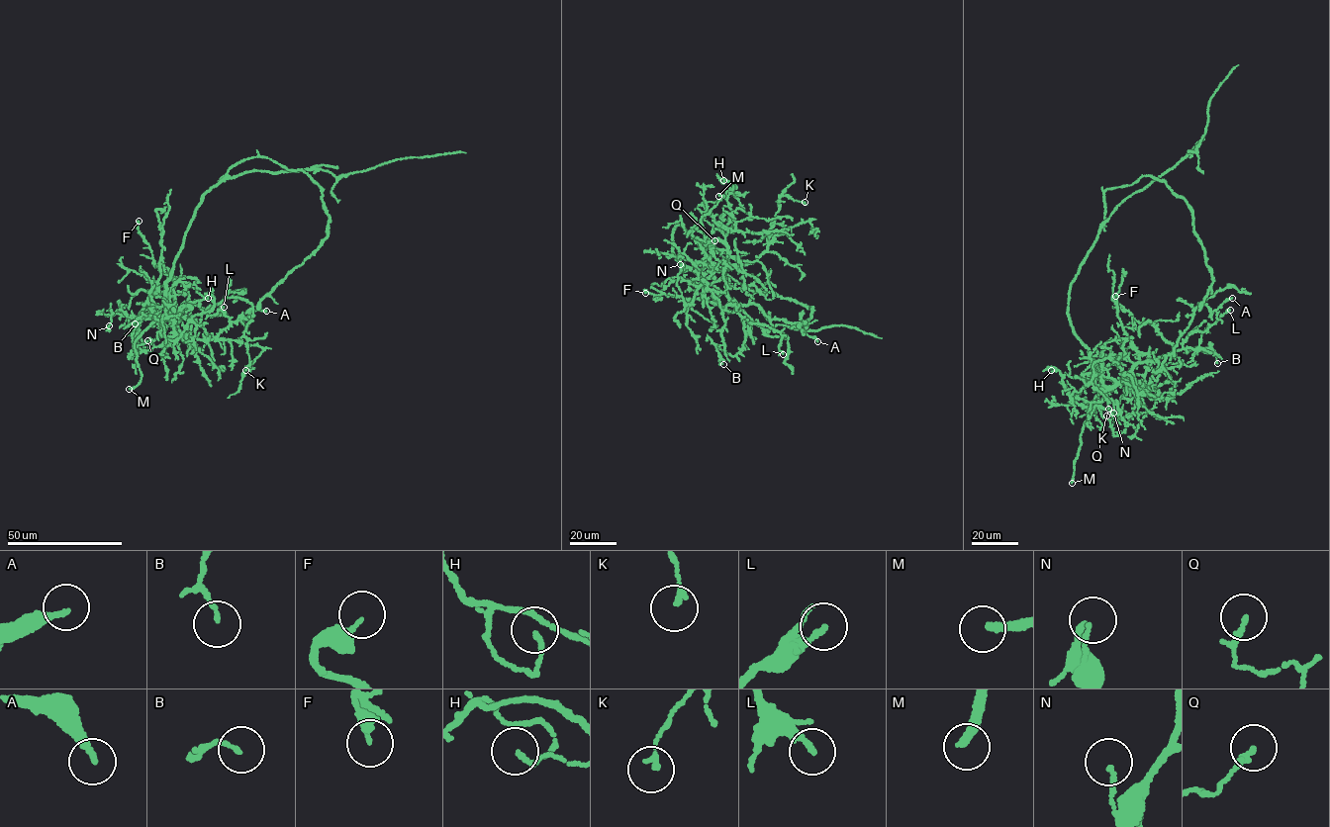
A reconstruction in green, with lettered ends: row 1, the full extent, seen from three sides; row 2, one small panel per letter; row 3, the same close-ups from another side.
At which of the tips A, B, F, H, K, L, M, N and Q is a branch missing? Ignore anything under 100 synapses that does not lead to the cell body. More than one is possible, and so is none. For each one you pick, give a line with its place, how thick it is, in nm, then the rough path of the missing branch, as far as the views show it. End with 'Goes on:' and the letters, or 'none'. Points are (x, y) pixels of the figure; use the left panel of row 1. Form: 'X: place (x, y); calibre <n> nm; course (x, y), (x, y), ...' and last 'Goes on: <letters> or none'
M: place (129, 389); calibre 260 nm; course (129, 389), (124, 384), (125, 378), (123, 400)
Goes on: M

